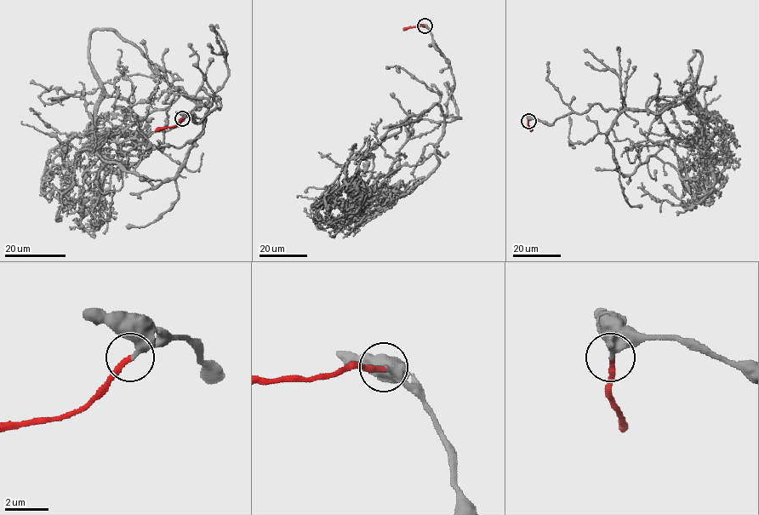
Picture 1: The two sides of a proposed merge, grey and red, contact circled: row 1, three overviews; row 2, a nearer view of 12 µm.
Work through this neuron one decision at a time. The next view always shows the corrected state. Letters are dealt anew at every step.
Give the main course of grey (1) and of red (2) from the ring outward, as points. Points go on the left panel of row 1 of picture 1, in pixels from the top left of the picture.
1: (182, 118), (220, 100), (180, 94), (145, 139), (99, 137), (94, 229), (111, 197)
2: (182, 118), (174, 126), (156, 129)

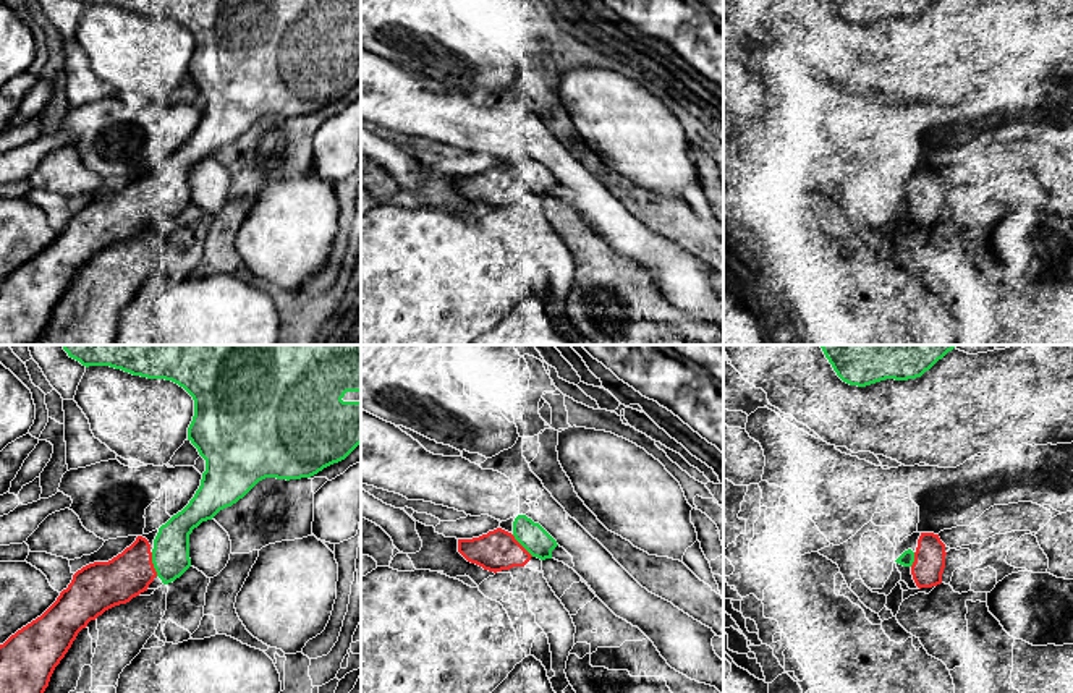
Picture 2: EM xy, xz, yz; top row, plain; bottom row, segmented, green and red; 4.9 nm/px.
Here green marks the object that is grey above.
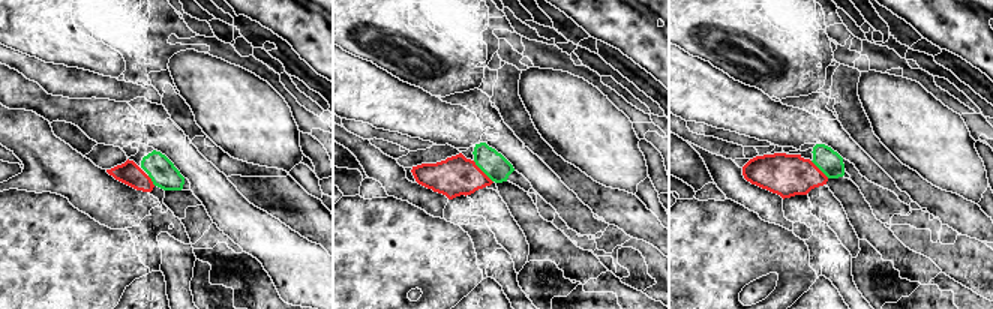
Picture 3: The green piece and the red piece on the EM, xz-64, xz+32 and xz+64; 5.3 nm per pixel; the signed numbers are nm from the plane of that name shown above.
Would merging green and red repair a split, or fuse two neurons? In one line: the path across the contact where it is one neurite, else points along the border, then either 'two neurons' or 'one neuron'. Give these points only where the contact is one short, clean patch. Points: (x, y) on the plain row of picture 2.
one neuron

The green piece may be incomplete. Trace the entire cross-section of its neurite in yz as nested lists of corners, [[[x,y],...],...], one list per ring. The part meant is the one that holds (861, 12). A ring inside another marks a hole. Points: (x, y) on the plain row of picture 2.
[[[830,0],[837,13],[858,24],[885,16],[908,18],[921,15],[935,0]]]

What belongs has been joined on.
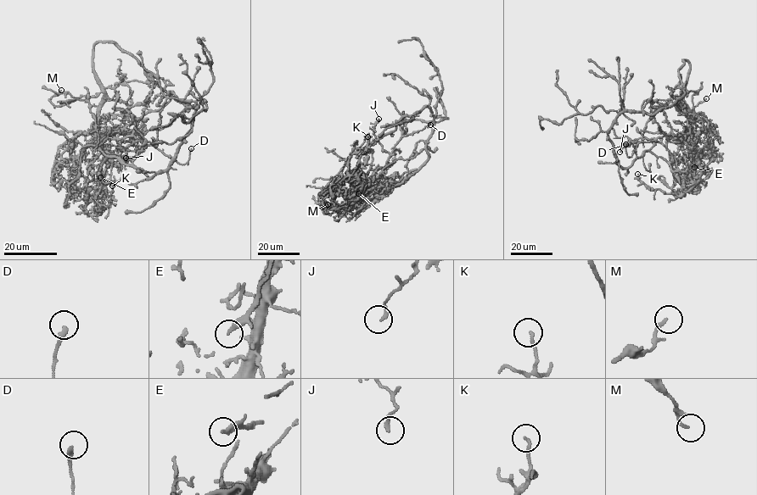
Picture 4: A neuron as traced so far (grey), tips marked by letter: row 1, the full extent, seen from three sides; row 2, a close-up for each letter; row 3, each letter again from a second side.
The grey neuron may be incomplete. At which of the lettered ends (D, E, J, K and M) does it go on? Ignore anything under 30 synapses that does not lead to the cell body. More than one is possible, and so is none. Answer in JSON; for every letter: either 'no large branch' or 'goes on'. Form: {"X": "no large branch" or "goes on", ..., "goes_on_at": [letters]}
{"D": "no large branch", "E": "no large branch", "J": "no large branch", "K": "no large branch", "M": "no large branch", "goes_on_at": []}

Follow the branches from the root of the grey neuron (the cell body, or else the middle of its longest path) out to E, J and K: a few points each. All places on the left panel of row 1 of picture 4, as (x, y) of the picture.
E: (154, 111), (148, 111), (142, 118), (138, 130), (142, 136), (127, 130), (101, 135), (108, 164), (100, 177)
J: (154, 111), (142, 118), (142, 136), (98, 134), (140, 141), (120, 142), (126, 158)
K: (154, 111), (142, 118), (142, 136), (127, 130), (101, 135), (107, 169), (97, 214), (112, 186)

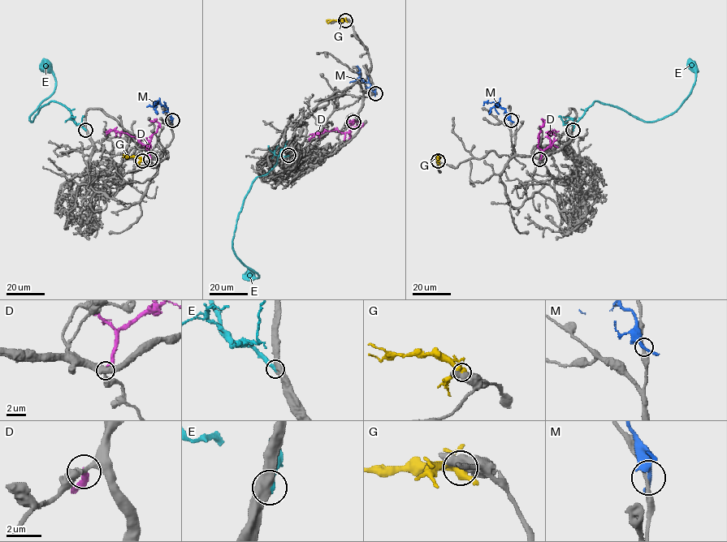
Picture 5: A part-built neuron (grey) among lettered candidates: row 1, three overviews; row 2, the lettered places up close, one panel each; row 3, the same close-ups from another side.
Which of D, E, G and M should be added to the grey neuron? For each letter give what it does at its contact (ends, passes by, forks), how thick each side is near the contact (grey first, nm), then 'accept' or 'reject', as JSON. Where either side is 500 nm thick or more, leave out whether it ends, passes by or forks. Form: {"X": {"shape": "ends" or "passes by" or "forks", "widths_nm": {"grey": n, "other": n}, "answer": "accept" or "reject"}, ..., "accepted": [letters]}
{"D": {"shape": "ends", "widths_nm": {"grey": 320, "other": 360}, "answer": "reject"}, "E": {"widths_nm": {"grey": 550, "other": 400}, "answer": "accept"}, "G": {"widths_nm": {"grey": 600, "other": 400}, "answer": "reject"}, "M": {"shape": "passes by", "widths_nm": {"grey": 200, "other": 240}, "answer": "reject"}, "accepted": ["E"]}

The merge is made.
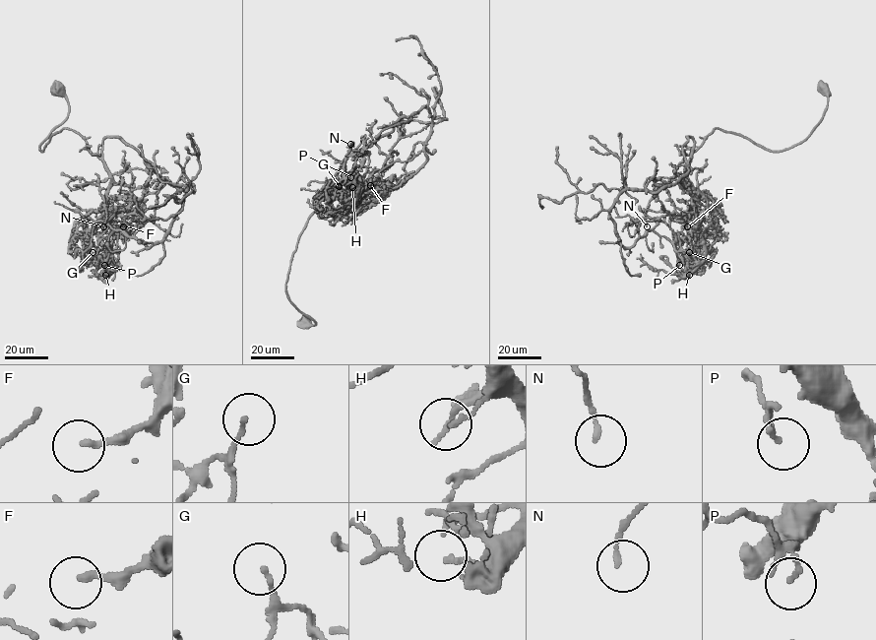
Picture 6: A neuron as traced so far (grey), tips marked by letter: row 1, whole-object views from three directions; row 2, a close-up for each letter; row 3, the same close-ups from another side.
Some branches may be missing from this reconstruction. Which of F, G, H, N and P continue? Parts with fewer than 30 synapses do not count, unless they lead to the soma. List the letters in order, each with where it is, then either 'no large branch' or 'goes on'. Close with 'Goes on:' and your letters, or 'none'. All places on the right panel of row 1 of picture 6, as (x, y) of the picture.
F: at (687, 226); no large branch
G: at (689, 252); no large branch
H: at (689, 275); no large branch
N: at (647, 226); no large branch
P: at (679, 265); no large branch
Goes on: none

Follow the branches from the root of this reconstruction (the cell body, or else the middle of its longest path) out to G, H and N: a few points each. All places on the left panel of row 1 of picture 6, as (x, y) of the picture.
G: (59, 89), (69, 112), (39, 149), (73, 130), (110, 178), (104, 214), (87, 234), (93, 252)
H: (59, 89), (69, 112), (39, 149), (68, 128), (102, 161), (113, 230), (105, 275)
N: (59, 89), (69, 112), (39, 149), (64, 128), (85, 140), (109, 175), (97, 183), (106, 213), (103, 226)

